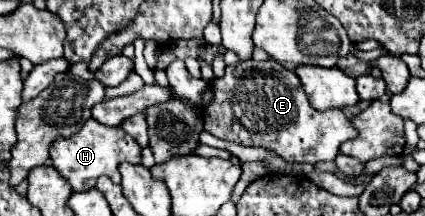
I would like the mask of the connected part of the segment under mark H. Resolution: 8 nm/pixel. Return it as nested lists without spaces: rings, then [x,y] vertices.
[[[88,119],[76,135],[68,139],[56,139],[56,143],[52,143],[50,159],[54,161],[54,169],[68,181],[72,191],[88,191],[96,185],[100,175],[108,175],[114,183],[120,183],[118,165],[124,161],[142,163],[140,151],[142,147],[136,143],[136,139],[132,139],[120,127],[108,127],[96,119]]]

